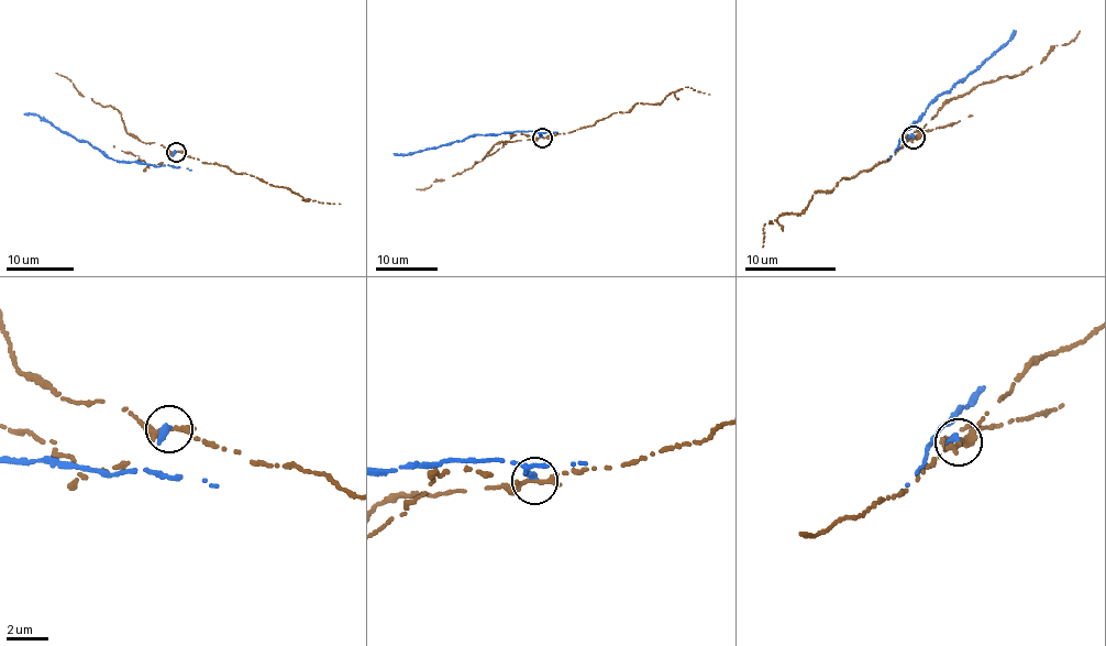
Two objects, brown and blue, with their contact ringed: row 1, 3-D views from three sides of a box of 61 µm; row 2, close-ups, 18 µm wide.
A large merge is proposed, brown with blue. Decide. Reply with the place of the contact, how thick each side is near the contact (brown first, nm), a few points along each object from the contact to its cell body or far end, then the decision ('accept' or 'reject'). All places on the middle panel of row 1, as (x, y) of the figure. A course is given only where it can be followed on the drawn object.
at (542, 138); 320 nm thick on the brown side, 320 nm on the other; brown runs (541, 137), (592, 126), (615, 112), (628, 112), (638, 102), (656, 105), (685, 87), (710, 94); blue runs (541, 137), (517, 130), (469, 135), (407, 154), (394, 152); reject

